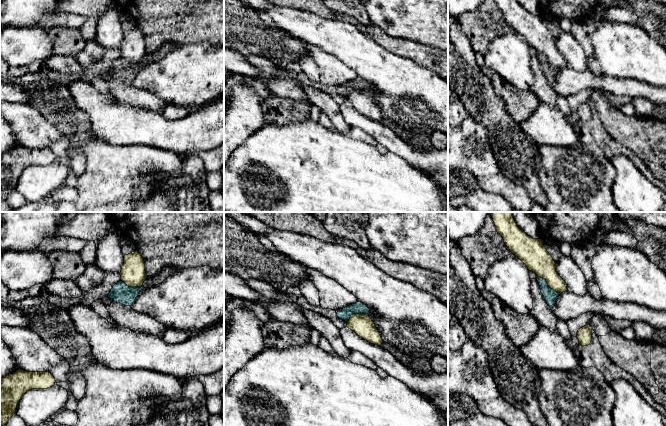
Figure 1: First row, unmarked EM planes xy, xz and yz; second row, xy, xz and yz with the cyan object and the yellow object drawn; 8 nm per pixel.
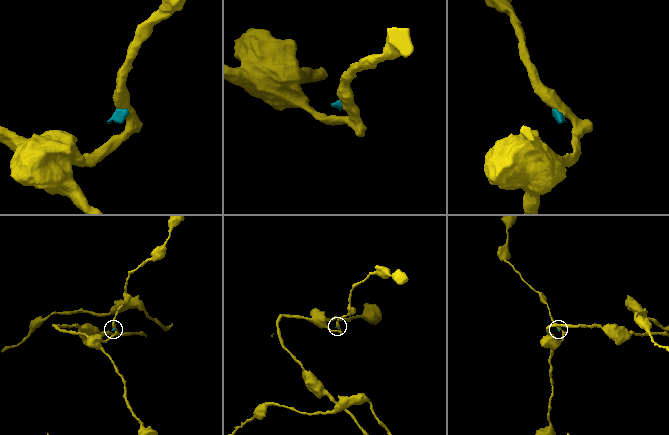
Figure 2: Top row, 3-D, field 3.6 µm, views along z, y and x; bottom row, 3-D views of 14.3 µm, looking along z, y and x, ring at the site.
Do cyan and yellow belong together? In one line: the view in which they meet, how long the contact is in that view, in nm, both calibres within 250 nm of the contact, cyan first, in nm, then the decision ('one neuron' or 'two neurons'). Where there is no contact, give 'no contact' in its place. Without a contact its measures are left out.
meets cyan in xz; contact 190 nm long; 100 nm thick on the cyan side, 170 nm on the other; two neurons

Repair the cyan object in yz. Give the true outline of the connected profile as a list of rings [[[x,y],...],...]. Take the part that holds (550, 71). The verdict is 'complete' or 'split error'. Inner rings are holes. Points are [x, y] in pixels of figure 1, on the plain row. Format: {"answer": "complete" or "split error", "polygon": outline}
{"answer": "complete", "polygon": [[[538,53],[537,57],[539,59],[540,65],[541,65],[541,69],[544,73],[544,75],[546,76],[547,80],[551,83],[552,81],[555,80],[556,76],[559,73],[559,69],[554,67],[553,65],[551,65],[546,56]]]}

